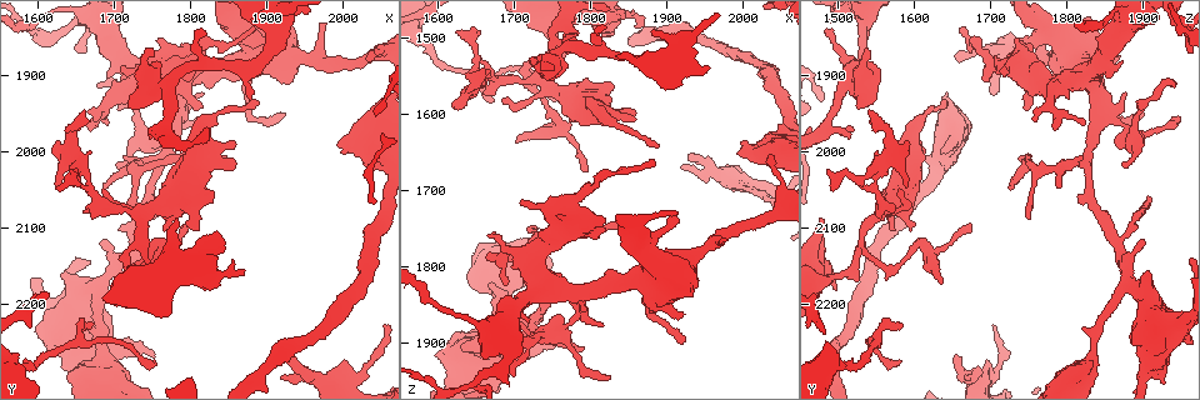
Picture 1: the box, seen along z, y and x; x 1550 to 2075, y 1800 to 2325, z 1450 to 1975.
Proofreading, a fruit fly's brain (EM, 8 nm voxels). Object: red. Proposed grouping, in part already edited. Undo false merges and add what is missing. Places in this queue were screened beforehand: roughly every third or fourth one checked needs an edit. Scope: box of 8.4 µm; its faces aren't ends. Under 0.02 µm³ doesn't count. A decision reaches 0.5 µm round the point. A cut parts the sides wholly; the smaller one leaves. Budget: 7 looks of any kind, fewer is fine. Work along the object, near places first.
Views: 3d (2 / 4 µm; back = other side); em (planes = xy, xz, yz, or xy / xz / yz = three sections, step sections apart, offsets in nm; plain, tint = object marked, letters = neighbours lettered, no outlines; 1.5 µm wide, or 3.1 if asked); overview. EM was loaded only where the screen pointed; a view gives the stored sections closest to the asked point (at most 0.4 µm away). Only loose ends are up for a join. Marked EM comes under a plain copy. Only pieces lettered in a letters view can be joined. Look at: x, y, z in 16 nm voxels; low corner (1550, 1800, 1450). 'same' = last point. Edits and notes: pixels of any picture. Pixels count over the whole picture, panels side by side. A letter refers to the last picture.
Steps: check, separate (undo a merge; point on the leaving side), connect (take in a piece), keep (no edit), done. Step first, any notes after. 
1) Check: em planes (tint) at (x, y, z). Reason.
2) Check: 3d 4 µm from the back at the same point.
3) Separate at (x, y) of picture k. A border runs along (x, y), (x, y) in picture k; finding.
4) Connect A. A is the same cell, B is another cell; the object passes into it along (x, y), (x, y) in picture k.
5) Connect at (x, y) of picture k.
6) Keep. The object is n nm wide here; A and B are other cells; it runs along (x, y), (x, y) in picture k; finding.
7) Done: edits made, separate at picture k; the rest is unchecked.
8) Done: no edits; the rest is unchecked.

Check: em planes (letters) at (1880, 1850, 1765).

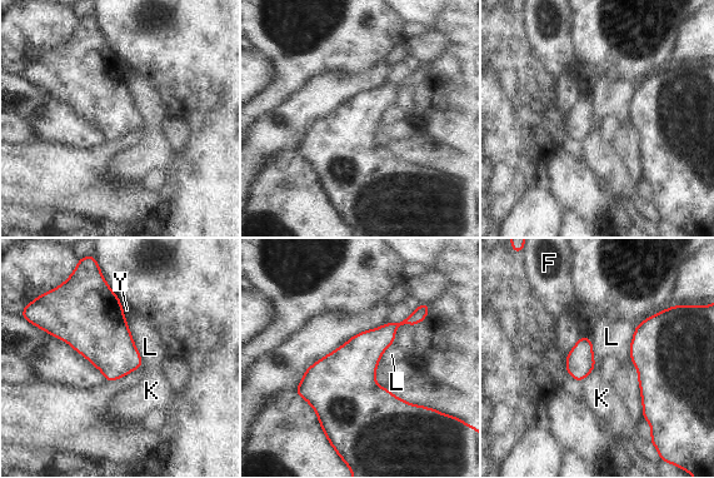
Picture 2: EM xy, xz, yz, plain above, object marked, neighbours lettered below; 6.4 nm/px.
Keep. The longest contact is with L, 360 nm; F, K, L and Y are other cells; continuous, no second neuron.

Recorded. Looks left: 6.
Check: 3d 2 µm at (1685, 1915, 1945). Tapers out.

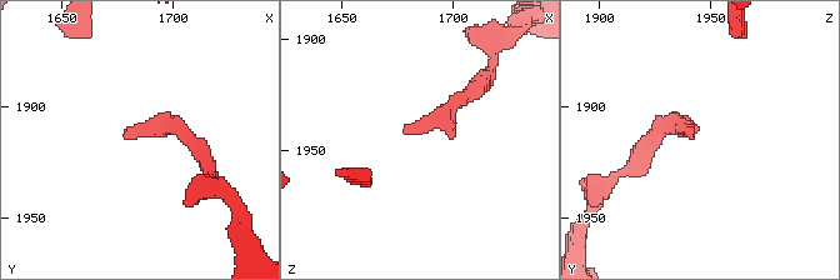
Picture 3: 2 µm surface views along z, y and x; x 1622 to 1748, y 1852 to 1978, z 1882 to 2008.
Check: em xz step 8 (letters) at (1682, 1911, 1943).

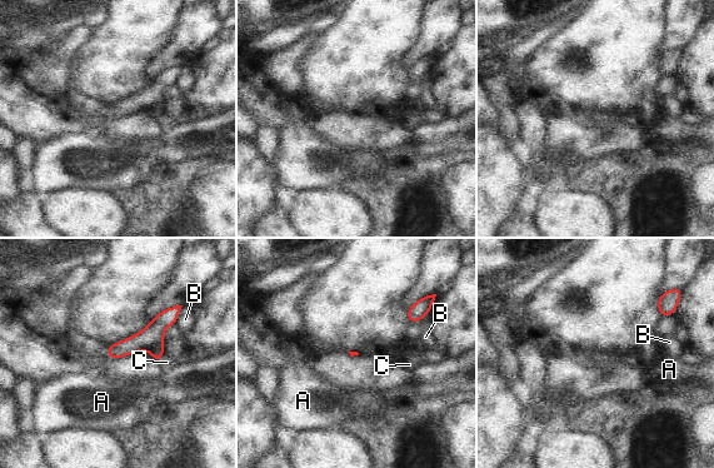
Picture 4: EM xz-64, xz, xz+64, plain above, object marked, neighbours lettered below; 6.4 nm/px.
Keep. A, B and C are other cells; none of them fits.

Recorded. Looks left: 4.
Check: 3d 2 µm at (1685, 2045, 1585). Branch stops here.

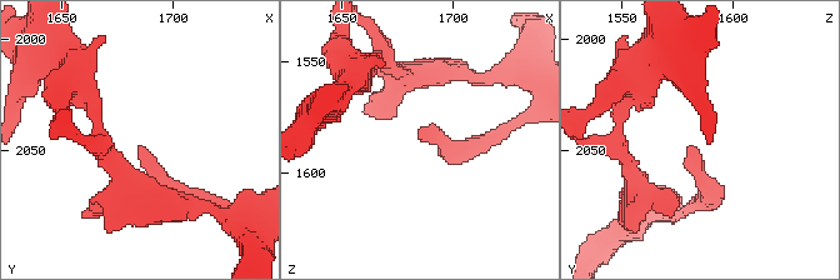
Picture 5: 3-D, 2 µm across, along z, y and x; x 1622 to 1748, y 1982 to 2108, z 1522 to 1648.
Check: em yz step 4 (letters) at (1685, 2048, 1580).

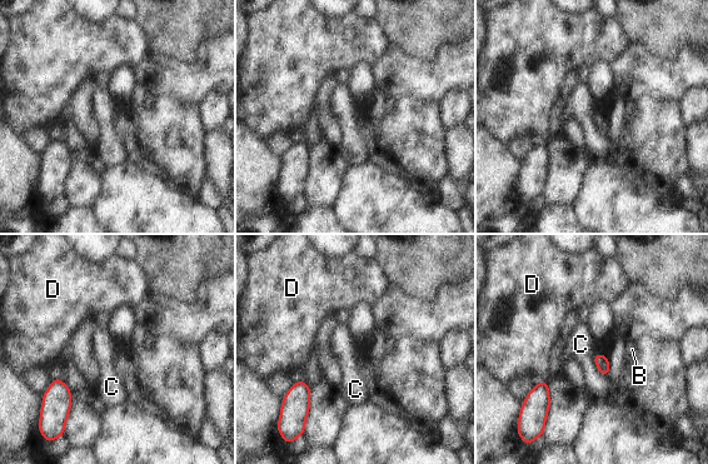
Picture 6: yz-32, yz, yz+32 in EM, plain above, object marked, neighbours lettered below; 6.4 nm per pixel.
Check: em planes (letters) at the same point. Cut it another way.

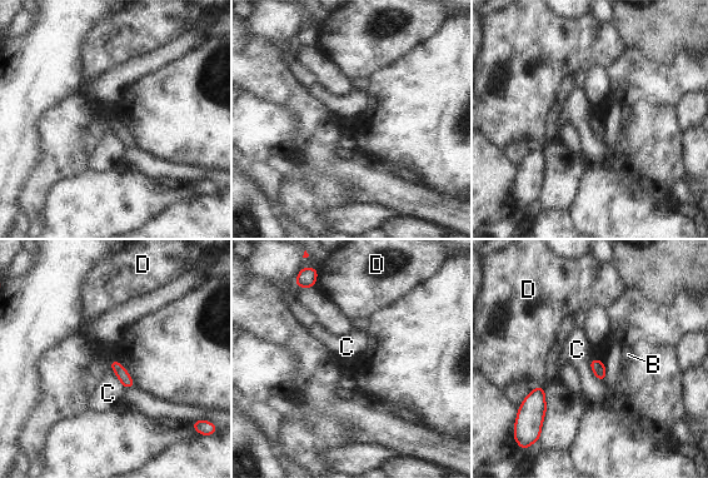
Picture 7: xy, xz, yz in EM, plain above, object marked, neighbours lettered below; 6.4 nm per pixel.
Keep. B, C and D are other cells; a border runs along (110, 358), (110, 368), (125, 388) in picture 7; none of them fits.

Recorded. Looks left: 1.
Done: no edits; the rest is unchecked.

